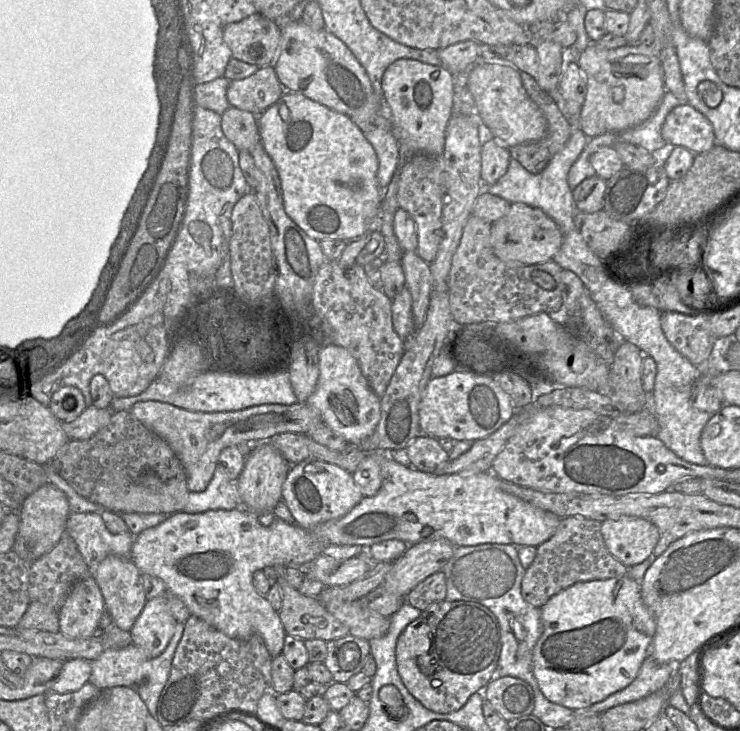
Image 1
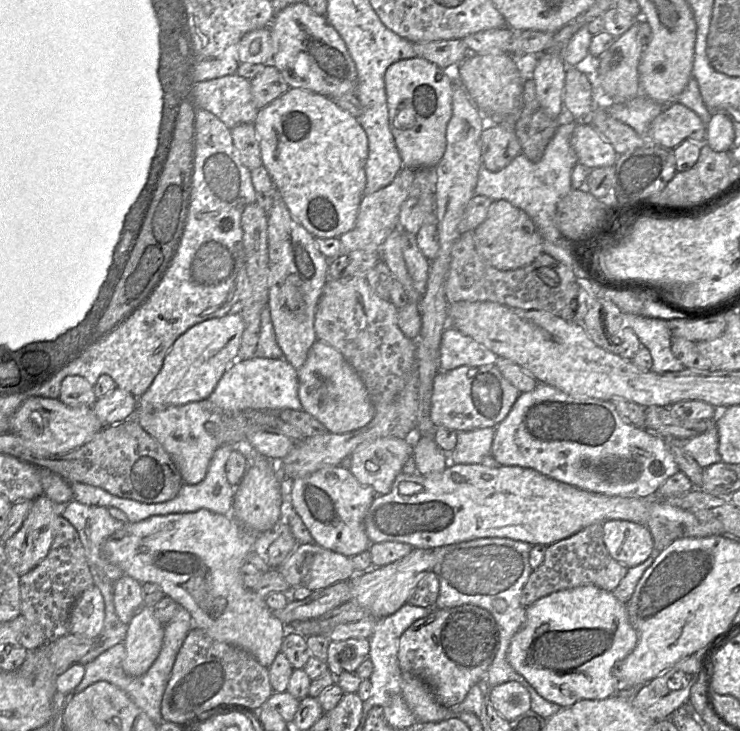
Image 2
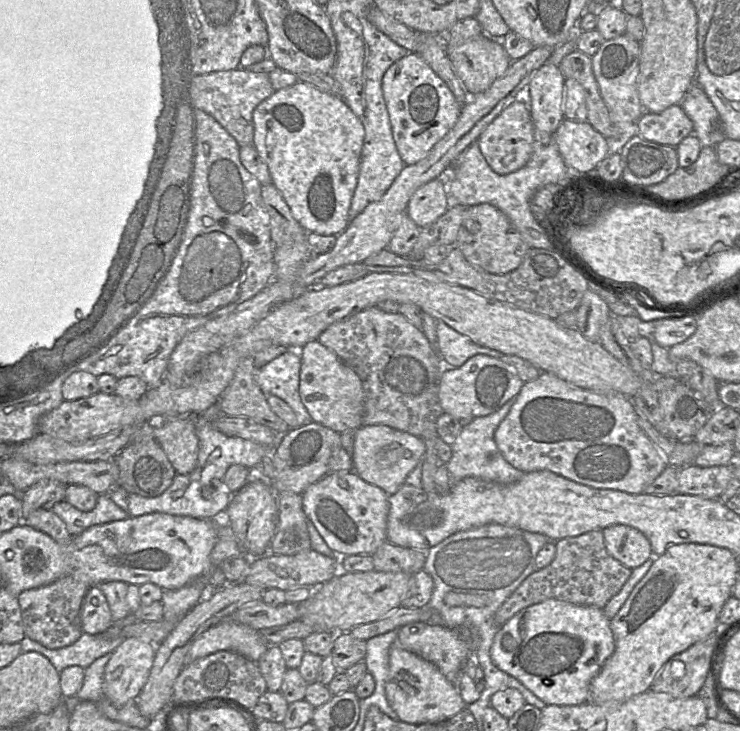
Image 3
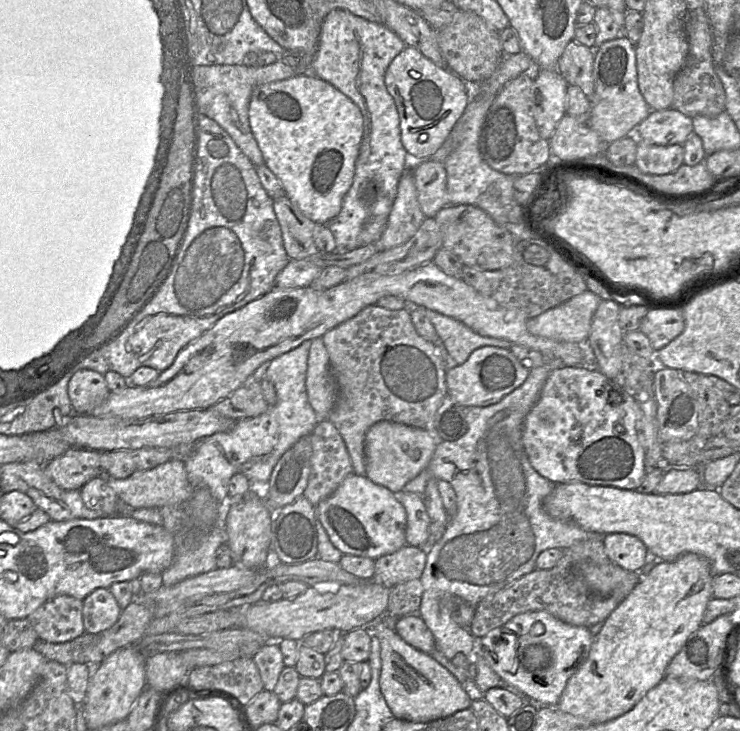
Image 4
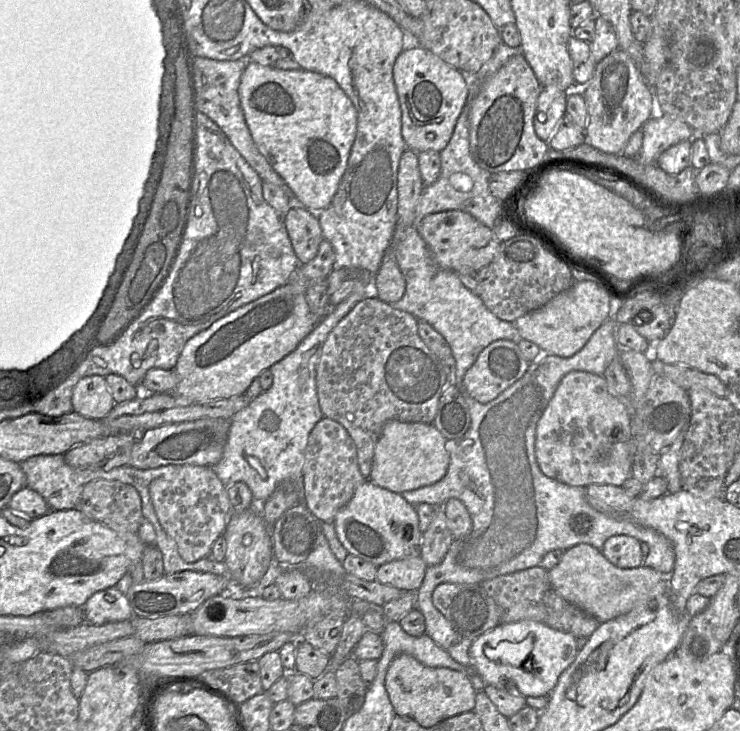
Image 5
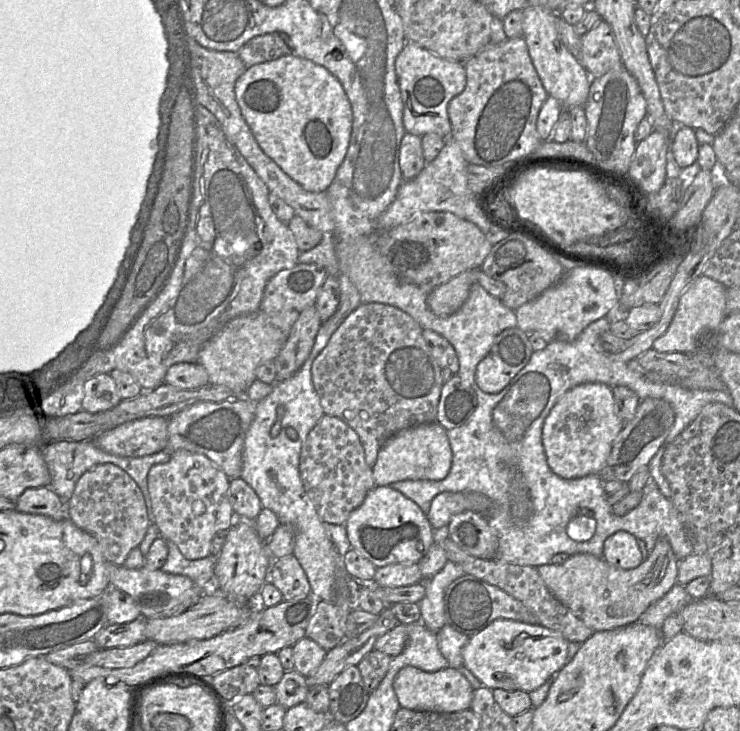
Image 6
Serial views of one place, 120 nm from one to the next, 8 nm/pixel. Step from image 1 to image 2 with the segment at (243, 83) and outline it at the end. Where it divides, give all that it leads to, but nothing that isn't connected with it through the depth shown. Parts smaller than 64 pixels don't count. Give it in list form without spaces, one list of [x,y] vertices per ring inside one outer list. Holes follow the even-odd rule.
[[[273,63],[265,65],[263,72],[250,80],[251,93],[258,109],[285,94],[290,88]]]

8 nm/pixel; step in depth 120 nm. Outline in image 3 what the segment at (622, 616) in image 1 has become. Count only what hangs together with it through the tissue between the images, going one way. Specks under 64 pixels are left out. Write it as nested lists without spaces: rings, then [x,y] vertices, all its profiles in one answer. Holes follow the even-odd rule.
[[[548,599],[526,607],[507,620],[494,636],[490,649],[490,657],[495,666],[519,680],[534,695],[546,703],[546,705],[573,706],[589,701],[590,682],[600,671],[605,661],[612,655],[614,649],[615,641],[610,627],[610,619],[604,615],[603,609],[594,606],[576,605],[558,599]]]

